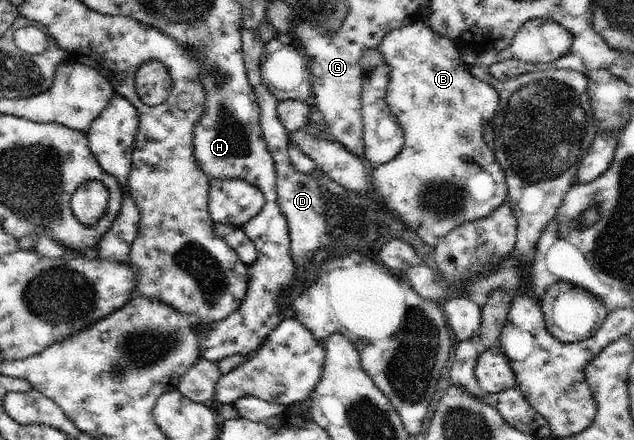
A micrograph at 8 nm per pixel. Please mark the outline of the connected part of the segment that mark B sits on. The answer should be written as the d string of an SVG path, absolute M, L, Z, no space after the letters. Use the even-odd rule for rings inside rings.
M421 20L413 21L411 24L403 26L403 28L389 32L389 36L385 36L385 38L381 40L378 49L379 52L383 54L383 58L385 58L385 62L387 62L390 68L385 102L389 104L389 110L391 110L397 117L397 120L399 120L405 138L403 148L397 155L397 158L393 158L391 162L373 169L372 183L373 186L375 186L375 190L379 193L381 202L385 202L384 210L393 214L395 219L402 222L405 228L417 234L425 244L435 248L437 242L439 242L441 238L445 238L453 228L457 228L457 226L461 226L461 224L473 222L481 217L489 216L491 212L495 212L495 210L508 199L503 167L497 162L494 149L483 140L484 127L495 115L495 109L498 107L500 96L495 88L475 78L471 74L470 68L467 68L467 65L461 62L461 49L454 42L451 42L449 38L445 38L445 36L441 36L441 34L437 34L437 32L433 32L431 28L427 28Z

